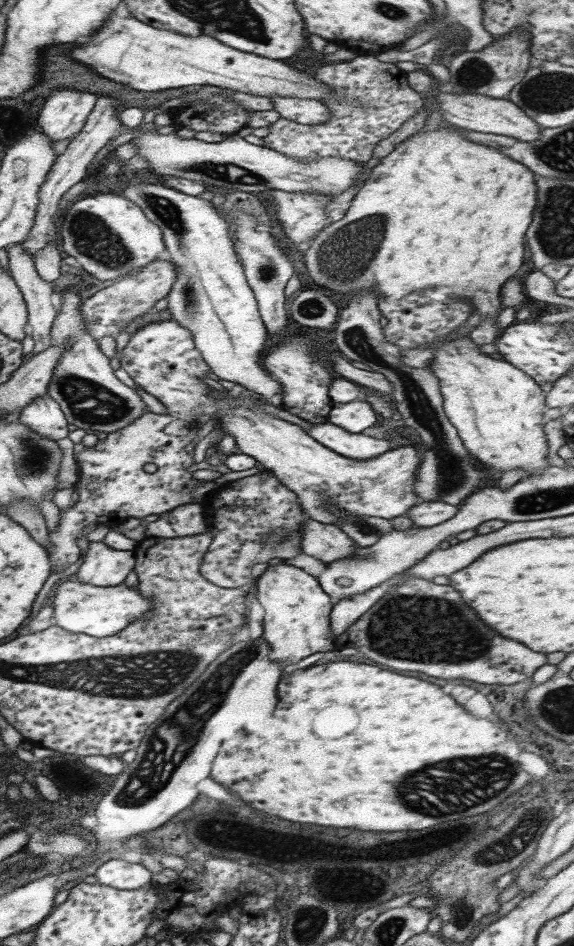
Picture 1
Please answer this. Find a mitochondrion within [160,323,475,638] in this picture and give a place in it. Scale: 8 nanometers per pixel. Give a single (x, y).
(274, 538)

